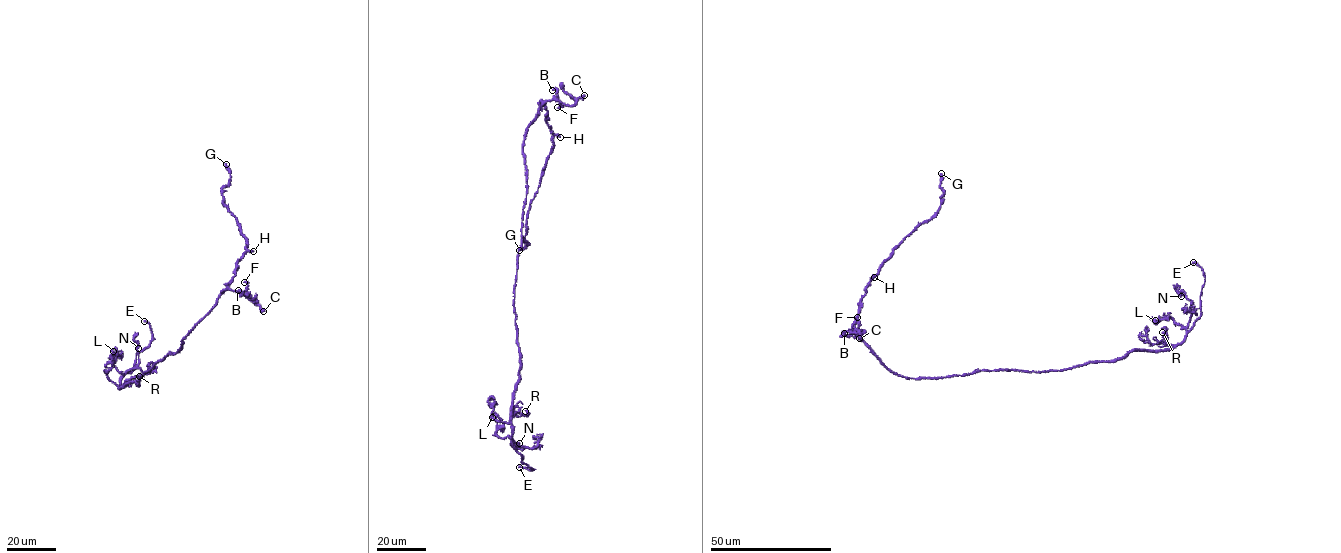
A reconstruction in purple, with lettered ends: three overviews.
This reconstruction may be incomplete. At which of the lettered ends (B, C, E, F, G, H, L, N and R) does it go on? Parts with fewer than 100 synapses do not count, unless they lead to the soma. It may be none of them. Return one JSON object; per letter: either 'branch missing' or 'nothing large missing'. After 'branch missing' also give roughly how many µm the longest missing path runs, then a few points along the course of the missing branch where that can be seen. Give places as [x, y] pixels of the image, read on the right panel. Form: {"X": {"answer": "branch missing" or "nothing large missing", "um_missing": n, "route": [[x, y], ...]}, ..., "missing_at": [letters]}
{"B": {"answer": "nothing large missing"}, "C": {"answer": "branch missing", "um_missing": 100, "route": [[859, 338], [864, 320], [875, 314], [900, 312], [899, 300], [903, 291], [931, 277], [927, 267], [931, 257]]}, "E": {"answer": "branch missing", "um_missing": 20}, "F": {"answer": "nothing large missing"}, "G": {"answer": "nothing large missing"}, "H": {"answer": "nothing large missing"}, "L": {"answer": "nothing large missing"}, "N": {"answer": "nothing large missing"}, "R": {"answer": "nothing large missing"}, "missing_at": ["C", "E"]}

